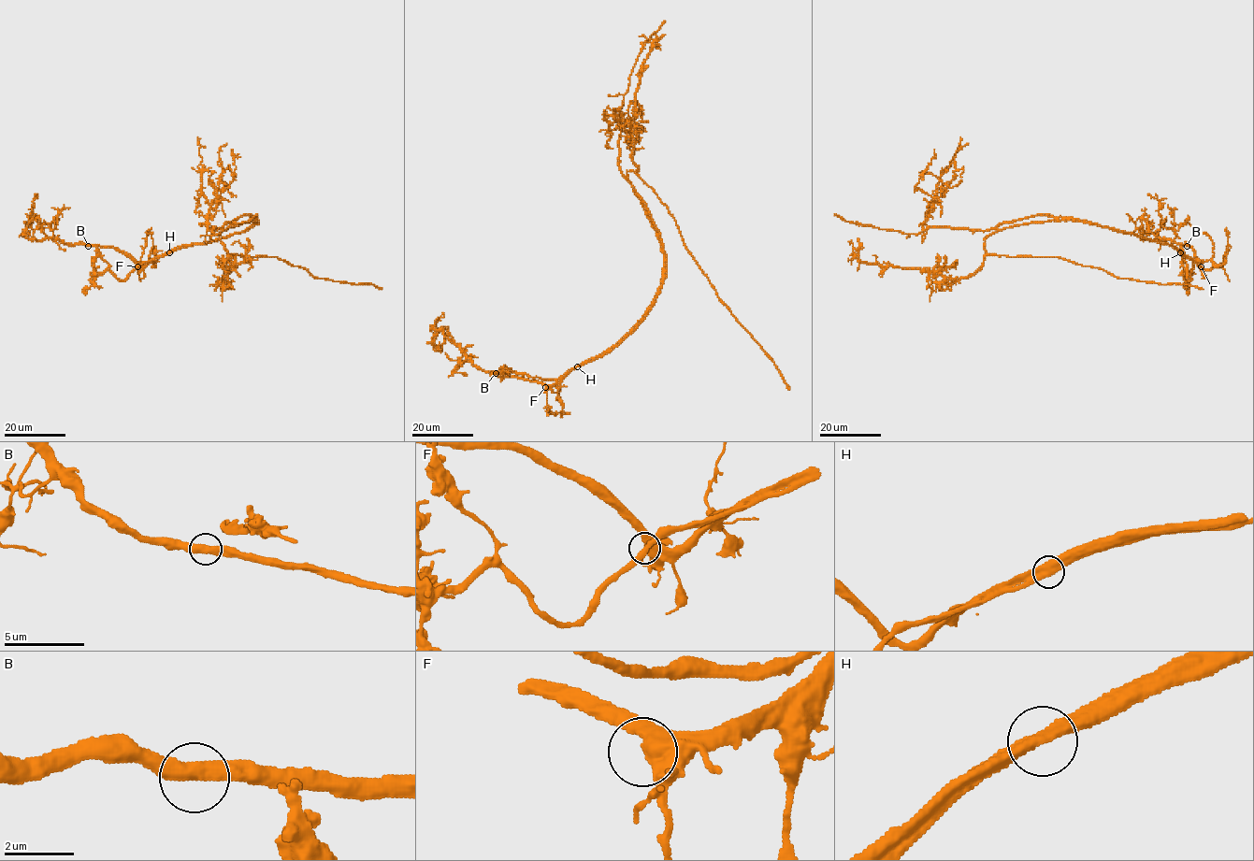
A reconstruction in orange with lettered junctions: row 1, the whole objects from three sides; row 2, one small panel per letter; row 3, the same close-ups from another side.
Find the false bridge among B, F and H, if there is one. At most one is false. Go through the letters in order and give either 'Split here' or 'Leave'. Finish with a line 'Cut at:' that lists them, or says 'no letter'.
B: Leave
F: Leave
H: Split here
Cut at: H

